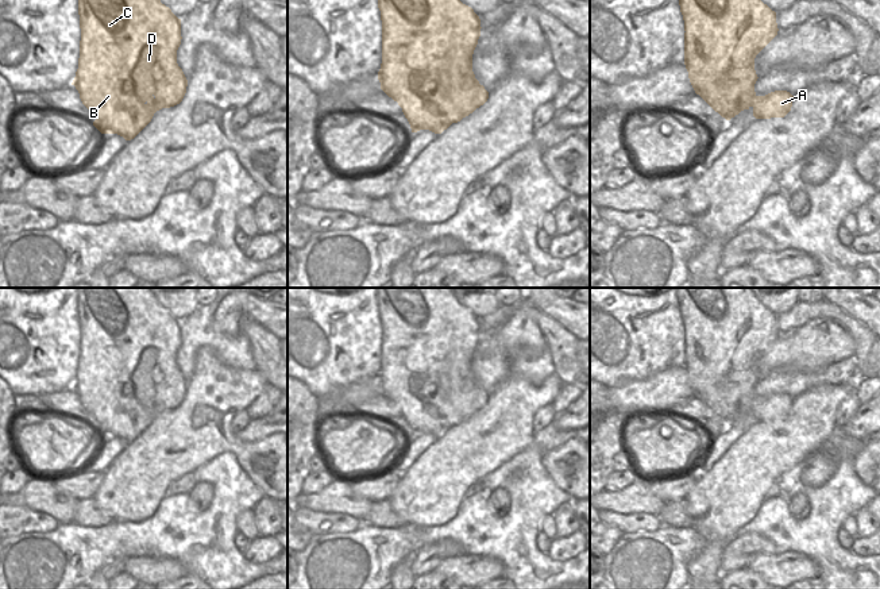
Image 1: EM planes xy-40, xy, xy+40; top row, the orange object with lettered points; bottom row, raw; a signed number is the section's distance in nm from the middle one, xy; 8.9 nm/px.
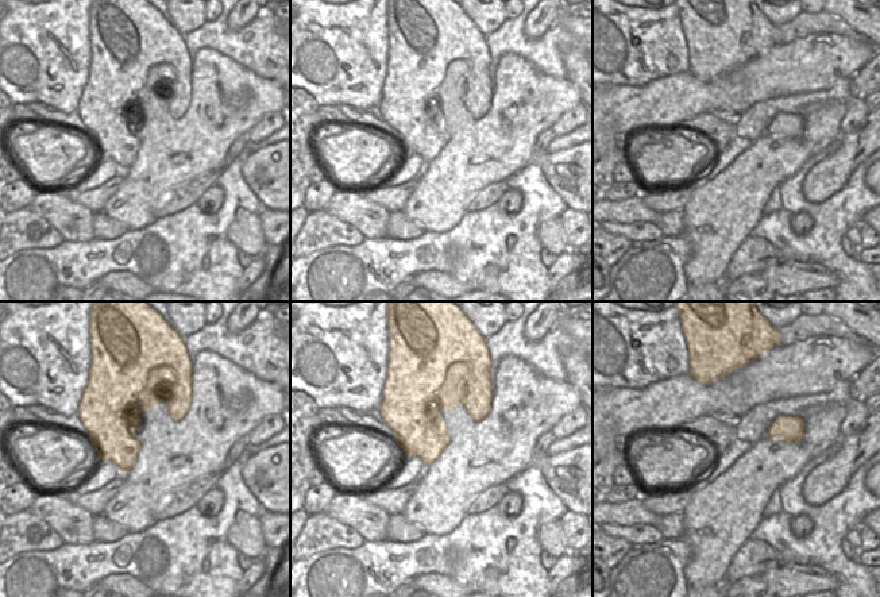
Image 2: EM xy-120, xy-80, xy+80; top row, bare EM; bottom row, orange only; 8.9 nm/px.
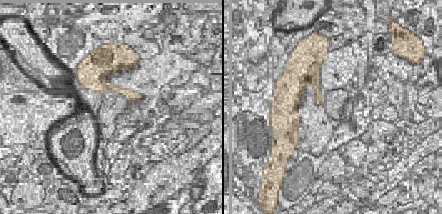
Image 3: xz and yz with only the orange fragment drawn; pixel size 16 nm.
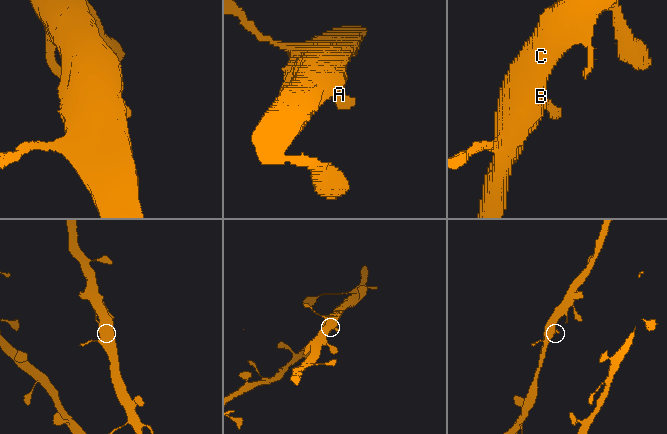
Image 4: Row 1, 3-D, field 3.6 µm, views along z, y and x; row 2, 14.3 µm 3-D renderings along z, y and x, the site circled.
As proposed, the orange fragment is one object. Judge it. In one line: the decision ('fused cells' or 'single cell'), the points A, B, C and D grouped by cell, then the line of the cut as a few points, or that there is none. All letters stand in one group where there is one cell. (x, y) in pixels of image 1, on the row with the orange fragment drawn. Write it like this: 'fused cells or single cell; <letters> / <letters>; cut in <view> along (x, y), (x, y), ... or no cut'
single cell; A B C D; no cut

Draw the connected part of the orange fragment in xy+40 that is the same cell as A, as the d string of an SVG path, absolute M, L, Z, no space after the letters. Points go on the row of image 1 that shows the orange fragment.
M679 0L684 20L684 65L690 82L715 112L730 120L744 109L753 108L756 119L784 118L792 107L794 96L787 91L775 91L765 96L757 96L754 84L756 55L777 35L776 12L761 0Z

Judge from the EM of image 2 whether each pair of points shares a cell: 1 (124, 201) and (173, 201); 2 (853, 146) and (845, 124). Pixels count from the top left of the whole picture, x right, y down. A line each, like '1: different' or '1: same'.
1: different
2: different

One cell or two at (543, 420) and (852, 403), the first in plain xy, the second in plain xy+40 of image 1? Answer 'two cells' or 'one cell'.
one cell

